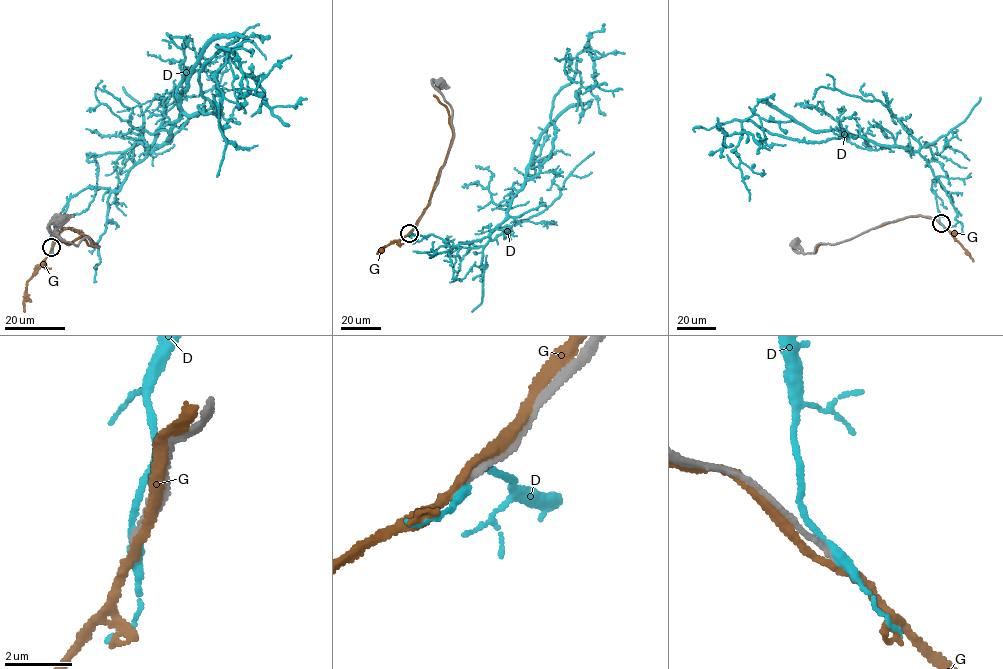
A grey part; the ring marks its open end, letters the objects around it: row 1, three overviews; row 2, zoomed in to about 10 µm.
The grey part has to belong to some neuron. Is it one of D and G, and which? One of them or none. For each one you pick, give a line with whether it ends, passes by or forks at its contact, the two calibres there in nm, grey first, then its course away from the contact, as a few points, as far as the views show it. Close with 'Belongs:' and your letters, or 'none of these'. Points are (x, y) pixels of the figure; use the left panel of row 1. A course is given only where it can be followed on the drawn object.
Belongs: none of these

